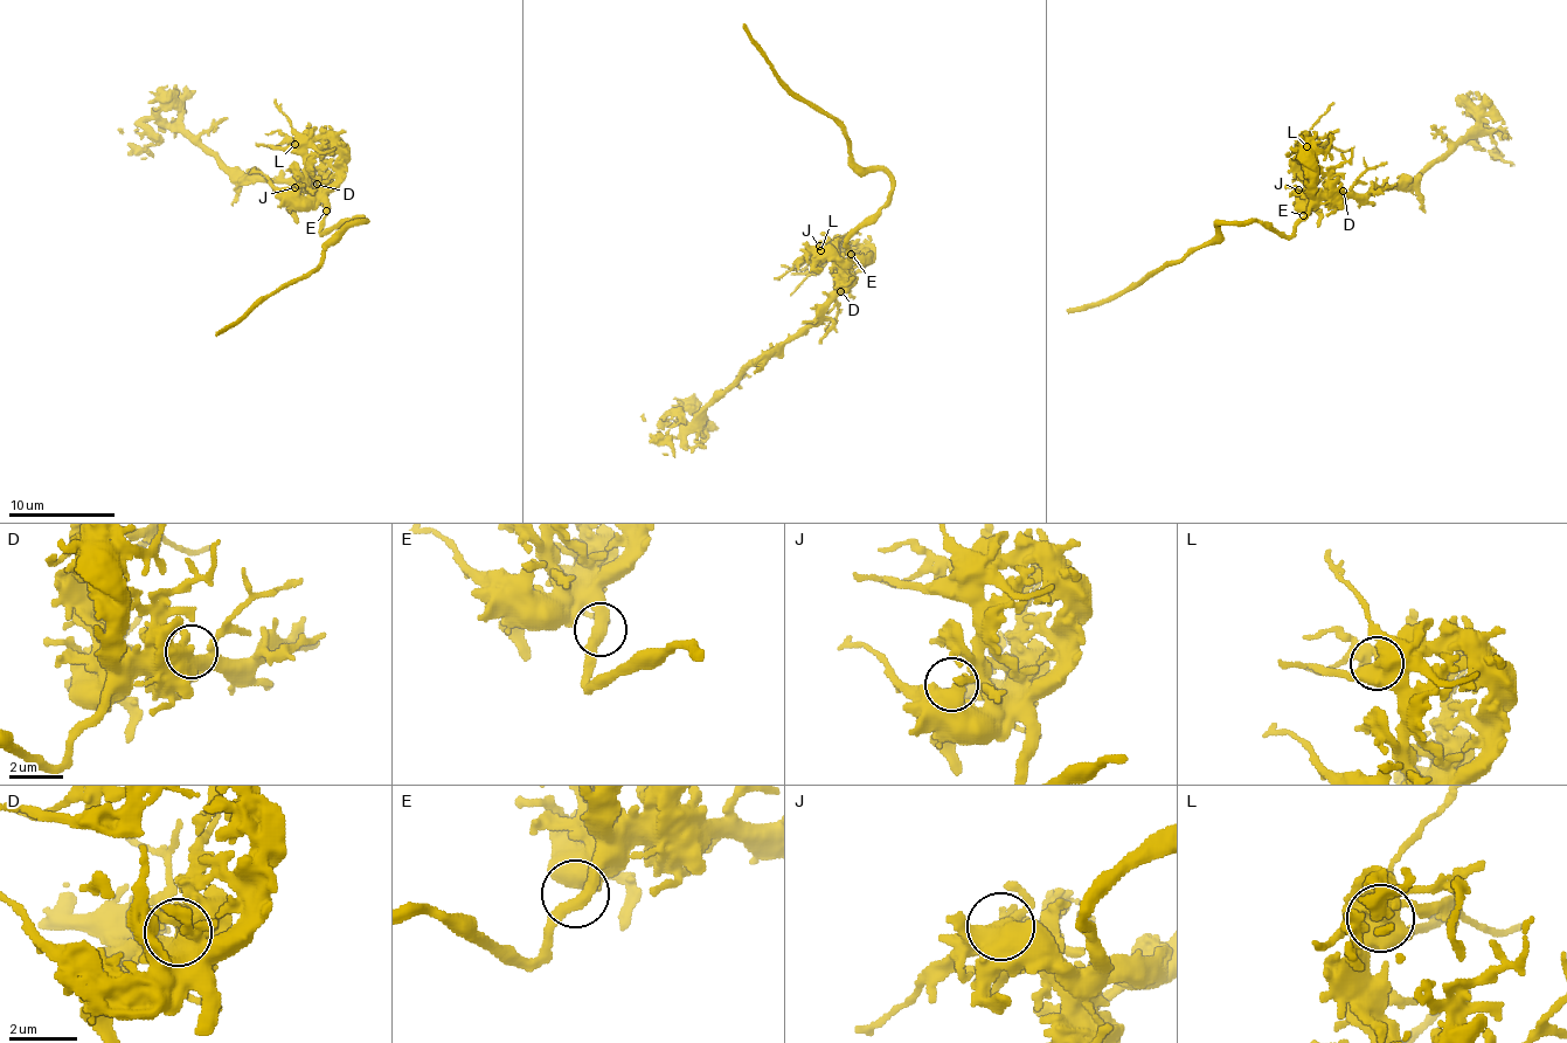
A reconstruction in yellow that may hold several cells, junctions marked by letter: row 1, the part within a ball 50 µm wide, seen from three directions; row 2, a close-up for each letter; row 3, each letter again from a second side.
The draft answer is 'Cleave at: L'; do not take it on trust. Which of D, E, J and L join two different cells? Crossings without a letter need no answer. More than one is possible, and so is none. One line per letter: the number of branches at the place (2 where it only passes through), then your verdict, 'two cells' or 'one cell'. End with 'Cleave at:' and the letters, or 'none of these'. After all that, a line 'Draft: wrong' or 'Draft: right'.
D: 2 | one cell
E: 2 | one cell
J: 2 | one cell
L: 3 | one cell
Cleave at: none of these
Draft: wrong

